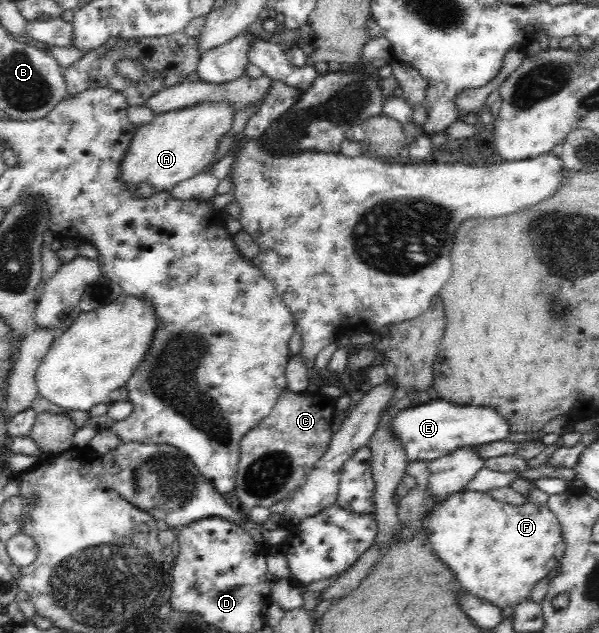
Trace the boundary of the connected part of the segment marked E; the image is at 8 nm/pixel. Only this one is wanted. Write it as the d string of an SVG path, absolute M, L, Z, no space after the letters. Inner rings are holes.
M431 400L395 413L392 428L404 446L408 461L434 461L464 446L482 446L504 440L511 433L510 422L490 406L461 406L448 400Z

